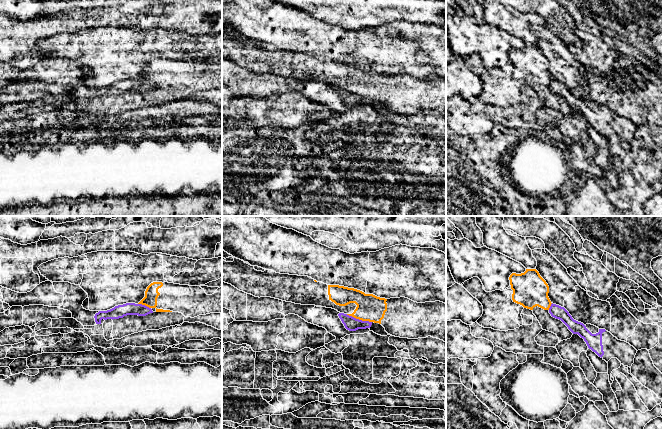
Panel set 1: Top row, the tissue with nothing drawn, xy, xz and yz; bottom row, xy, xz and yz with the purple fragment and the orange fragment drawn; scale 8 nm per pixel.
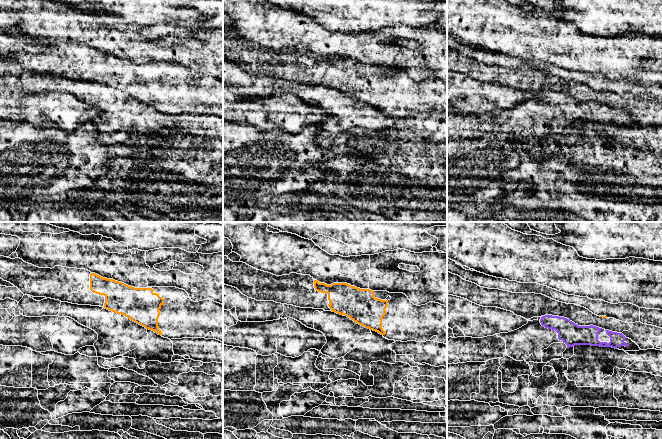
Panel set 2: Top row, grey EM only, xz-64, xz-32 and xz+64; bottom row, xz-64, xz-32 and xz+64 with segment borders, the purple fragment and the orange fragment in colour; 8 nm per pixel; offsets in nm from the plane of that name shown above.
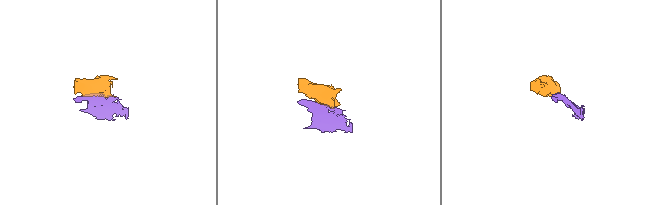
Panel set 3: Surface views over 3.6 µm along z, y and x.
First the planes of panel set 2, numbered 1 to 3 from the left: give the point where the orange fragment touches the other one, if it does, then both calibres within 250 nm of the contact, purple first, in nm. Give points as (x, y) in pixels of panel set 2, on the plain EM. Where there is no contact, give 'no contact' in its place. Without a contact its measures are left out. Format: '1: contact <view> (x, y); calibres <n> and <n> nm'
1: no contact
2: no contact
3: no contact

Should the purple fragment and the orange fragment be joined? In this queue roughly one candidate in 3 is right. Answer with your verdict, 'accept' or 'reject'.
reject

